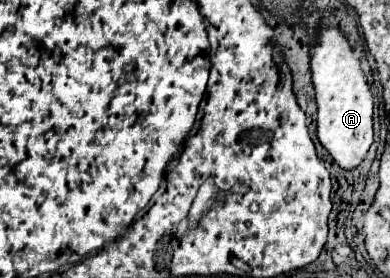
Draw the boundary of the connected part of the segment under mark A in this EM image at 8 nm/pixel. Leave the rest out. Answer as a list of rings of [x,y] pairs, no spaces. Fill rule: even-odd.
[[[321,21],[321,35],[311,47],[311,81],[317,99],[317,137],[343,169],[355,169],[373,143],[373,97],[363,77],[359,57],[343,33]]]

